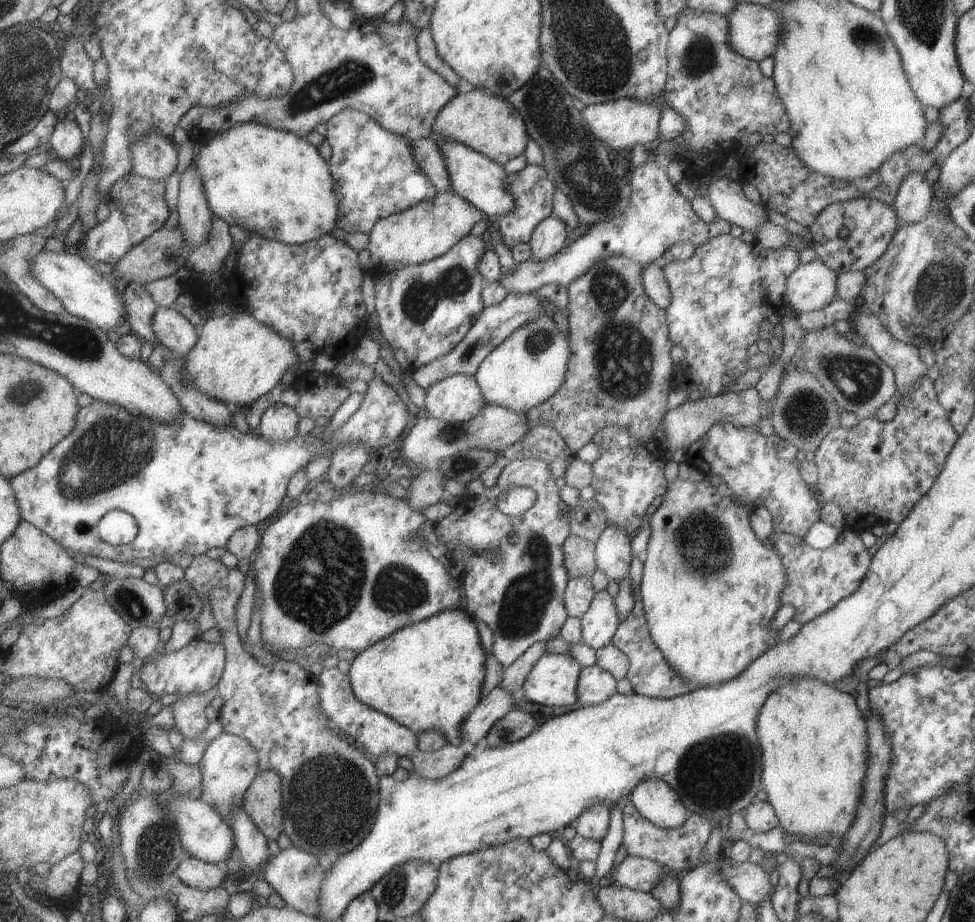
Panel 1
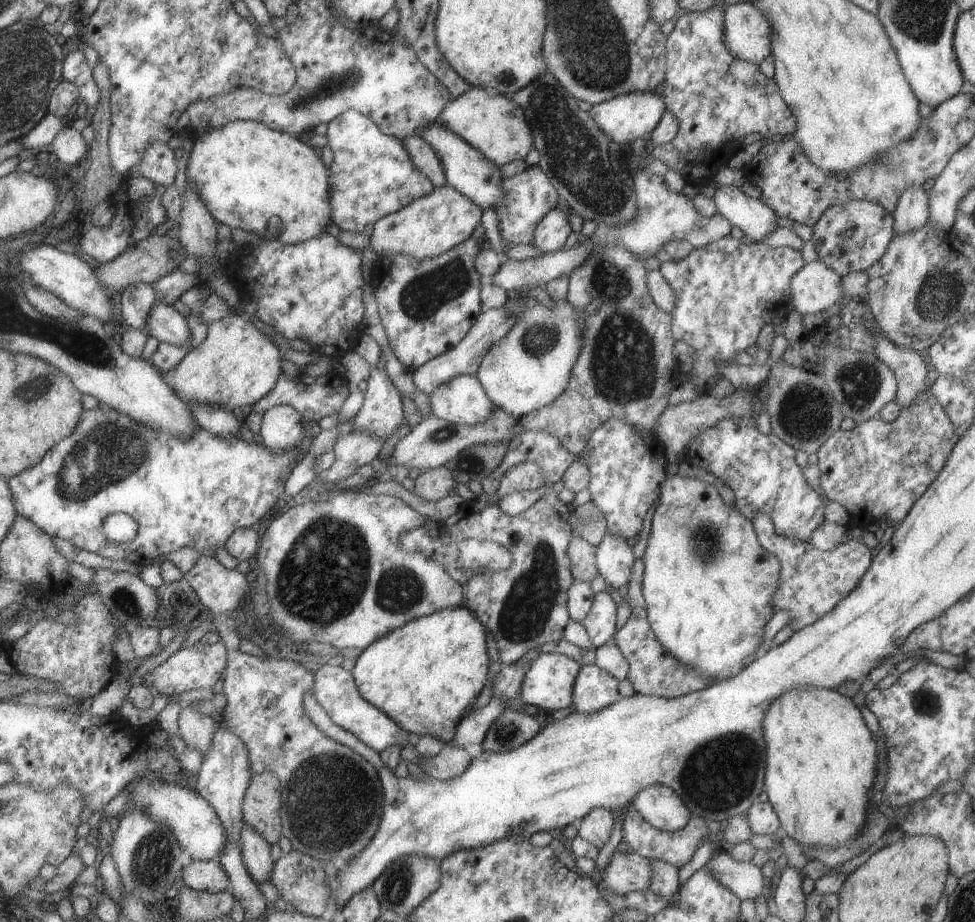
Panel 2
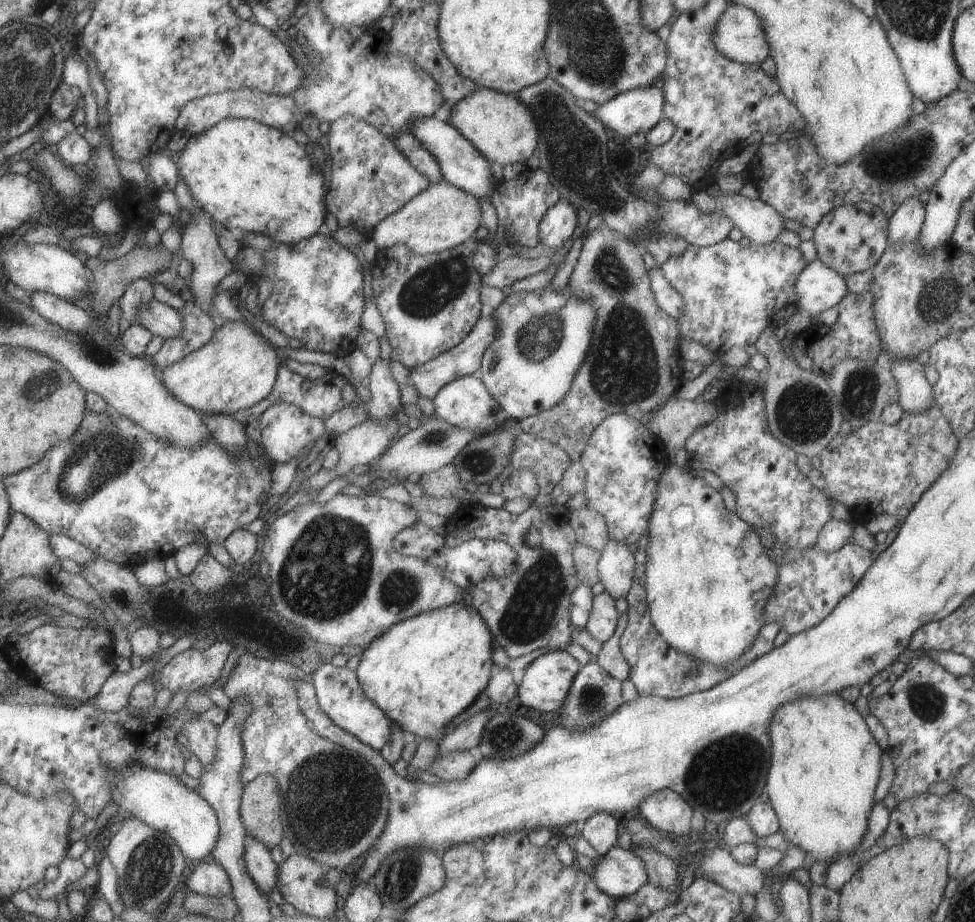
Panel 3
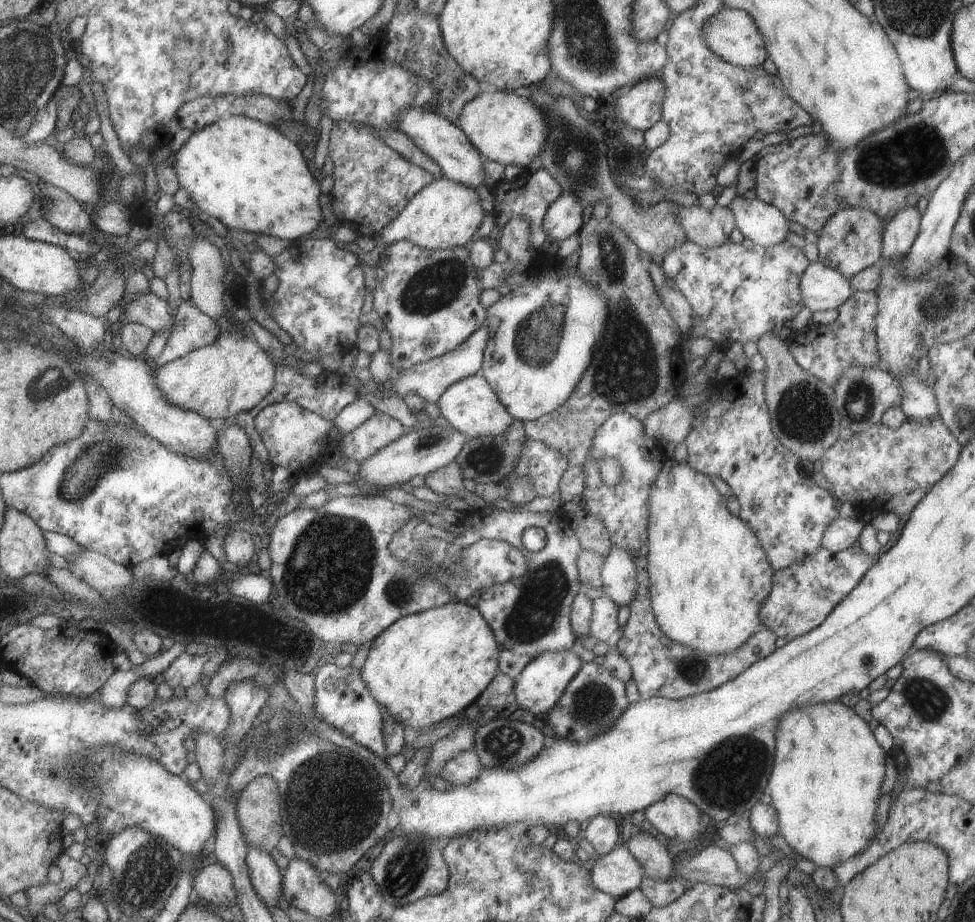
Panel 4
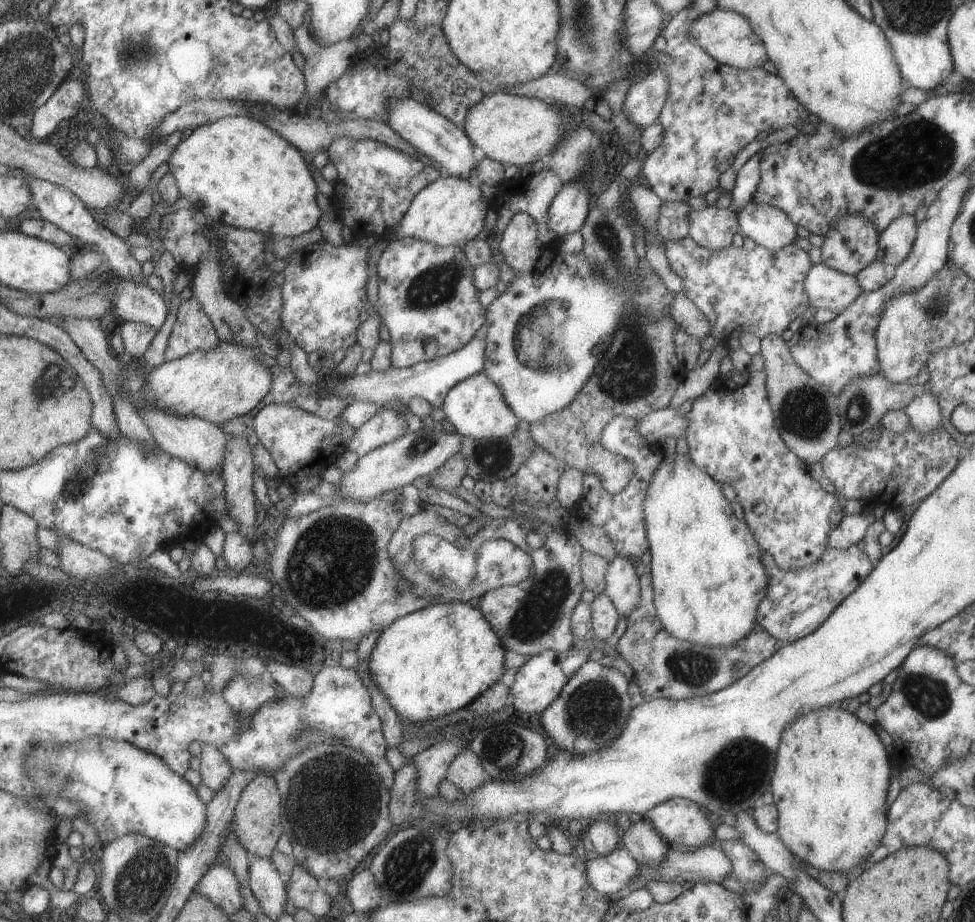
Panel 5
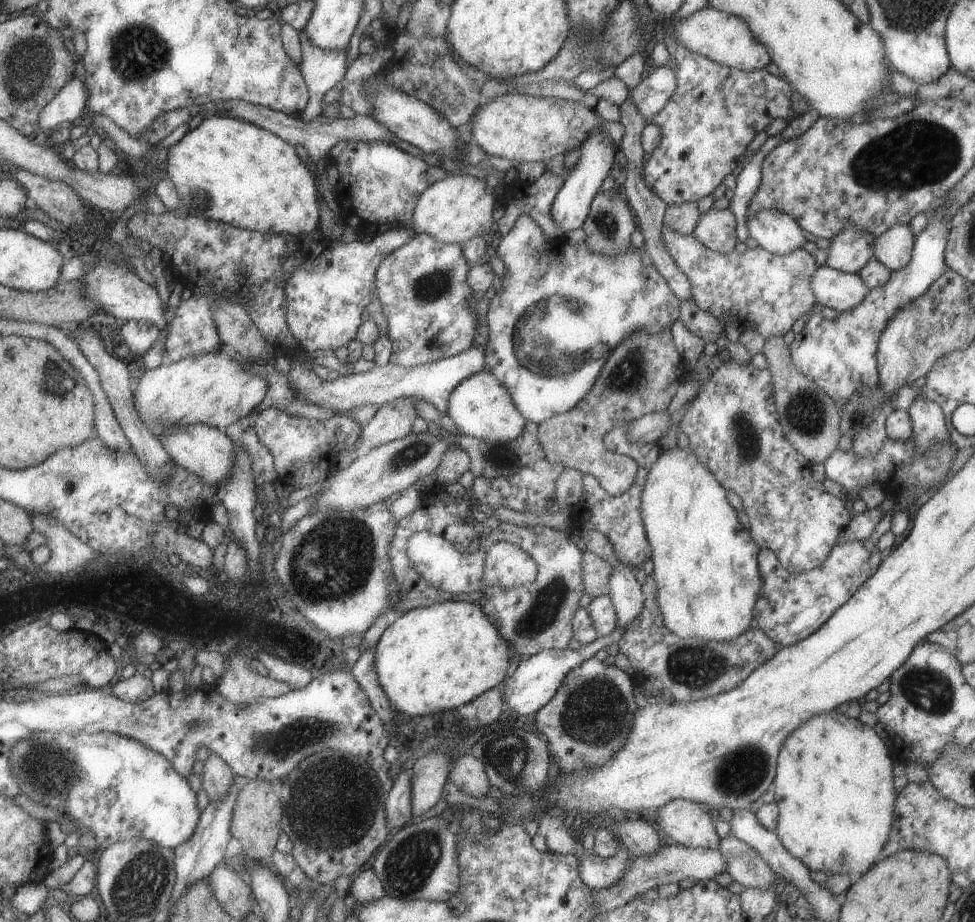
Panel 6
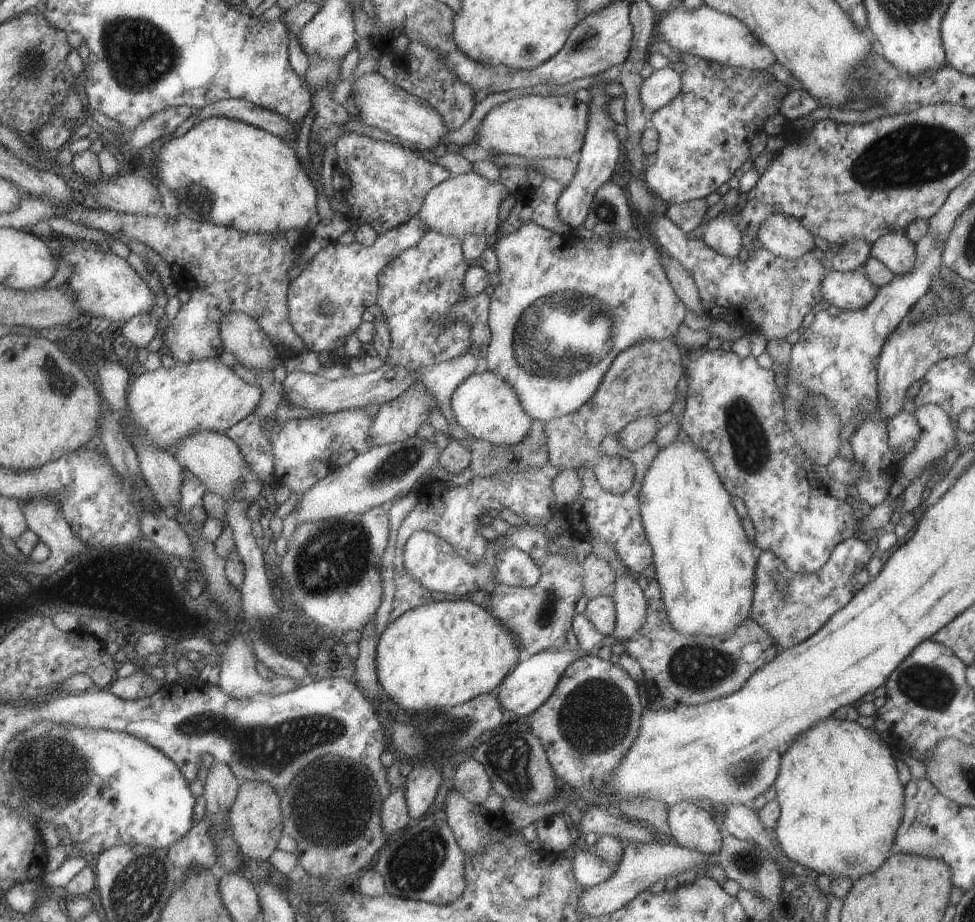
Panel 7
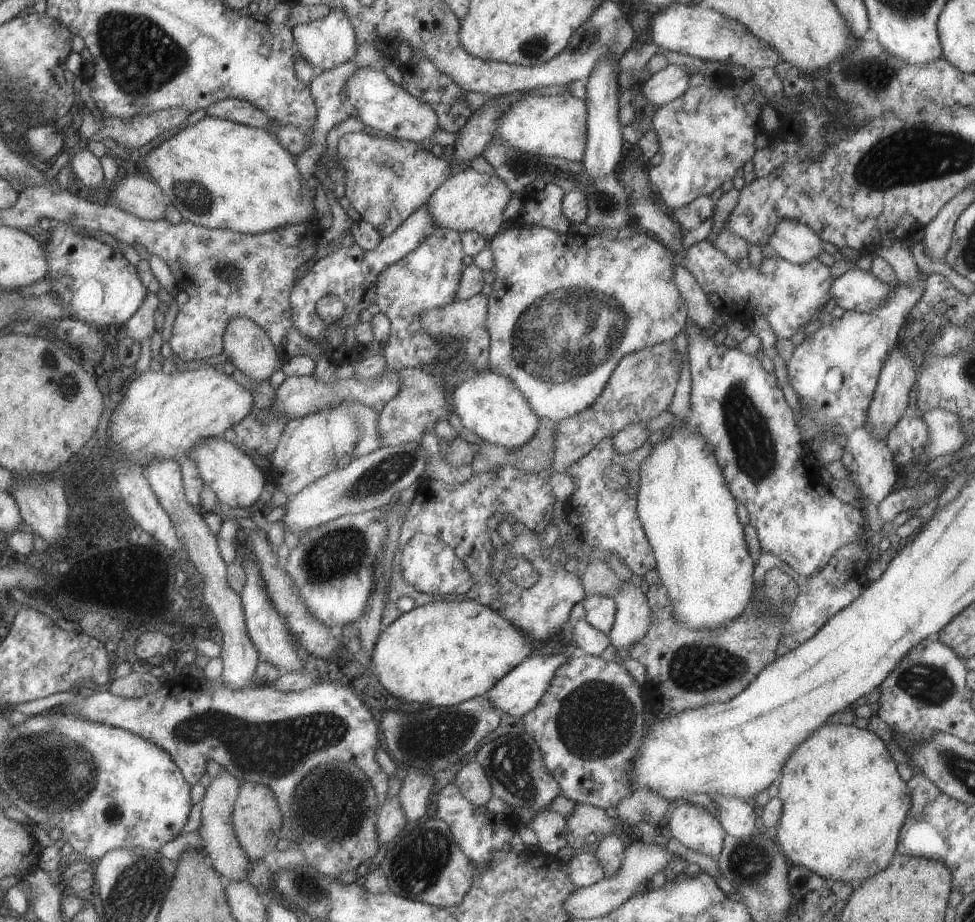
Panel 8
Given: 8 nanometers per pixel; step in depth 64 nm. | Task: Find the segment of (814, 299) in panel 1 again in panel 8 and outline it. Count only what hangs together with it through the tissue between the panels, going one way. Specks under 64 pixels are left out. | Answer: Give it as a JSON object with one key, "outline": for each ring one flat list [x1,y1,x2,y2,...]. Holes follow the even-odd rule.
{"outline":[[850,268,846,274,839,276,831,282,831,298,836,298,838,305,846,311,856,311,867,313,882,305,893,292,890,284,877,279,877,276,871,271,864,271,859,268]]}

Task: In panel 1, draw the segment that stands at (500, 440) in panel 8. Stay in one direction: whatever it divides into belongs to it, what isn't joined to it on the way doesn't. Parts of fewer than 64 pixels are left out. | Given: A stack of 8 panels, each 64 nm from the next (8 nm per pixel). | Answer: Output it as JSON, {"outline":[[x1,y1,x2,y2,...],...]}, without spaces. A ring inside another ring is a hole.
{"outline":[[449,375,426,390,425,415,450,423,472,420,487,402,475,376]]}

